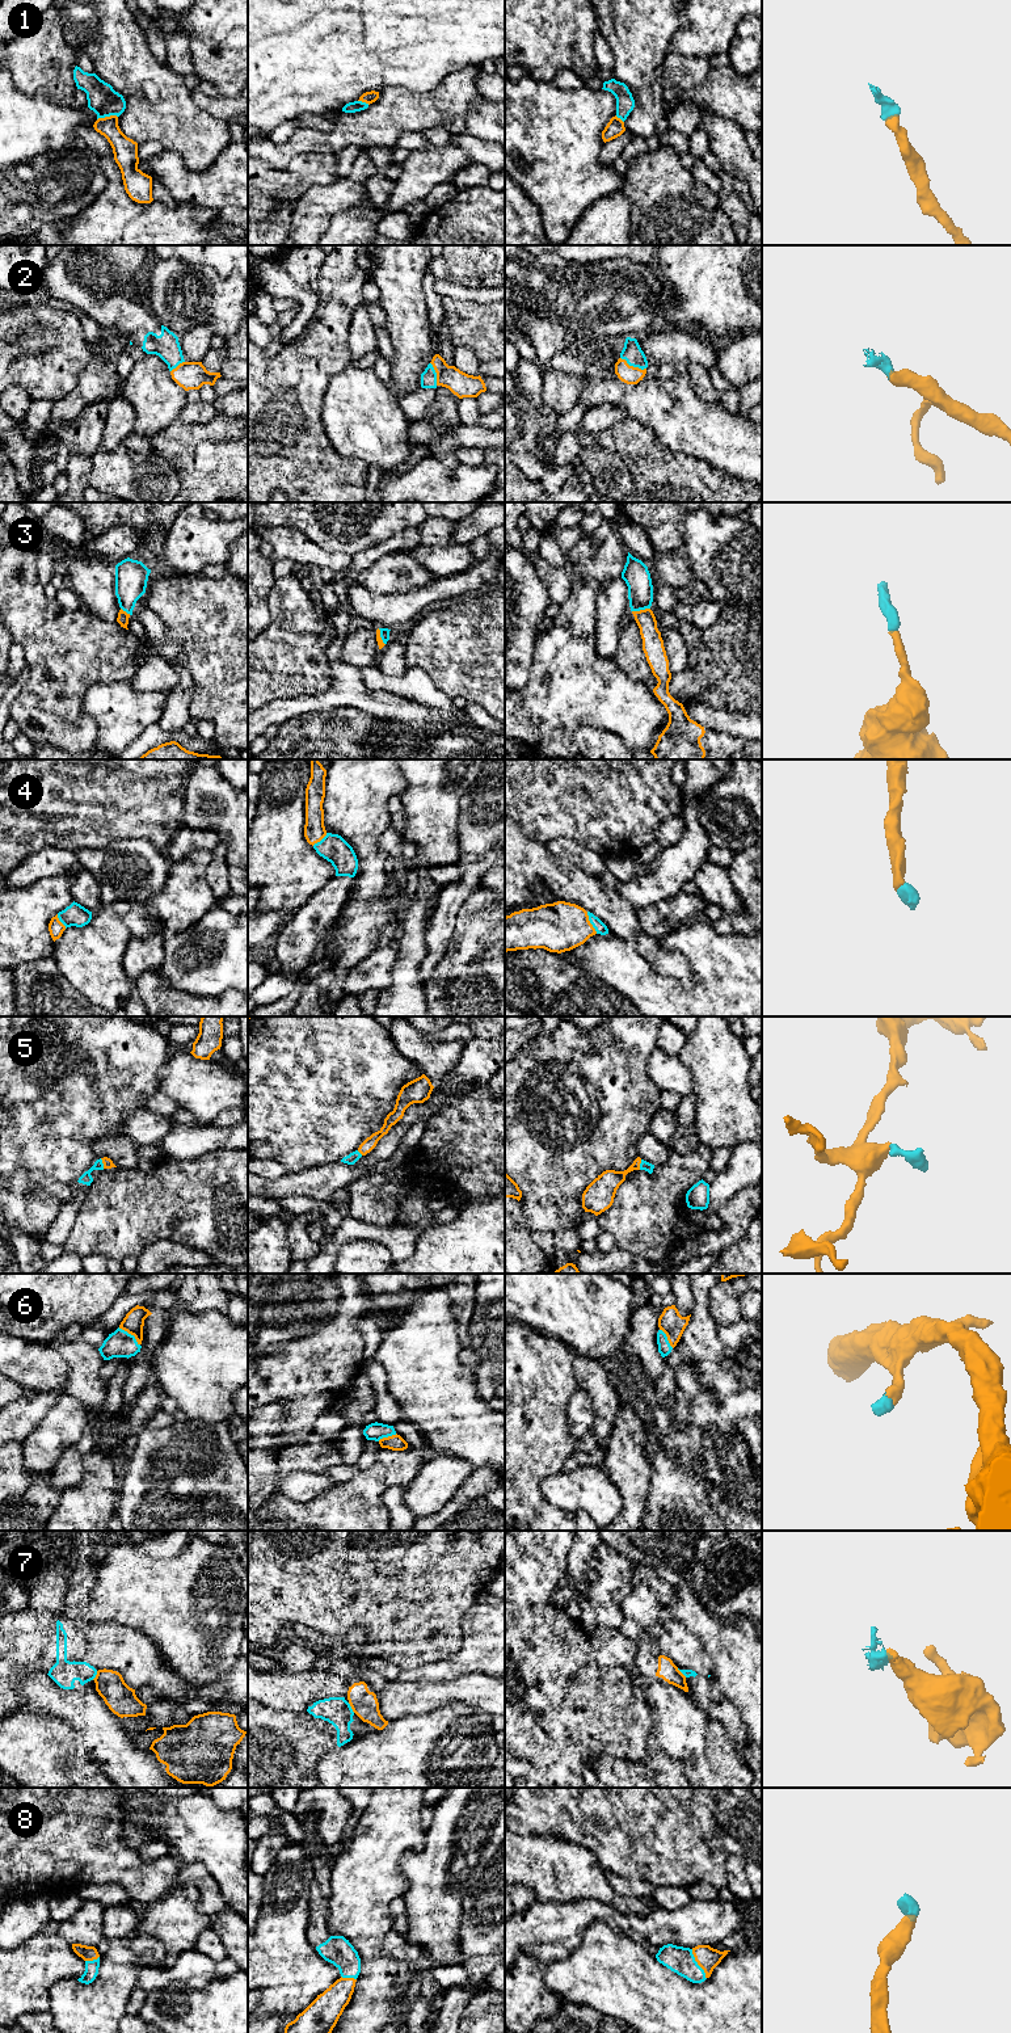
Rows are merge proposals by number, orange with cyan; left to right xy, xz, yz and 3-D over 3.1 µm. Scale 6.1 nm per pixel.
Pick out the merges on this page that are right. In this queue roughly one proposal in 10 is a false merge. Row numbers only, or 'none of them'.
1, 2, 3, 4, 5, 6, 8

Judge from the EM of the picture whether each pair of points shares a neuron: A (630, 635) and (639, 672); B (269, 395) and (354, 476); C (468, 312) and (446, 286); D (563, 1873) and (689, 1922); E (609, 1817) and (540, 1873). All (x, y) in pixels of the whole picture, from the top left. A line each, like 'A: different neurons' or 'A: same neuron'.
A: same neuron
B: same neuron
C: different neurons
D: different neurons
E: different neurons

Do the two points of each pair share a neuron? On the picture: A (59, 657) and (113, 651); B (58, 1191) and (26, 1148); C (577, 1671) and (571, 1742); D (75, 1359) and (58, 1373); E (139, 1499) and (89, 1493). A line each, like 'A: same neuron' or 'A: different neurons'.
A: same neuron
B: different neurons
C: same neuron
D: different neurons
E: different neurons

